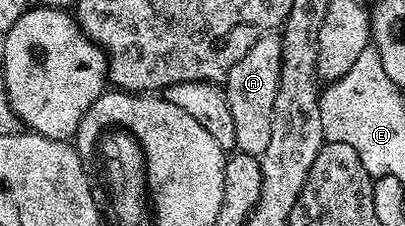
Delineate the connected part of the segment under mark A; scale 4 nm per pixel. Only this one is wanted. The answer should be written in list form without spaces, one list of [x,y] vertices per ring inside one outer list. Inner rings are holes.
[[[276,33],[263,35],[230,69],[228,78],[223,84],[224,92],[230,105],[230,114],[234,117],[236,151],[242,155],[259,156],[266,153],[270,141],[270,121],[274,117],[274,96],[278,93],[278,77],[282,69],[282,45]]]

